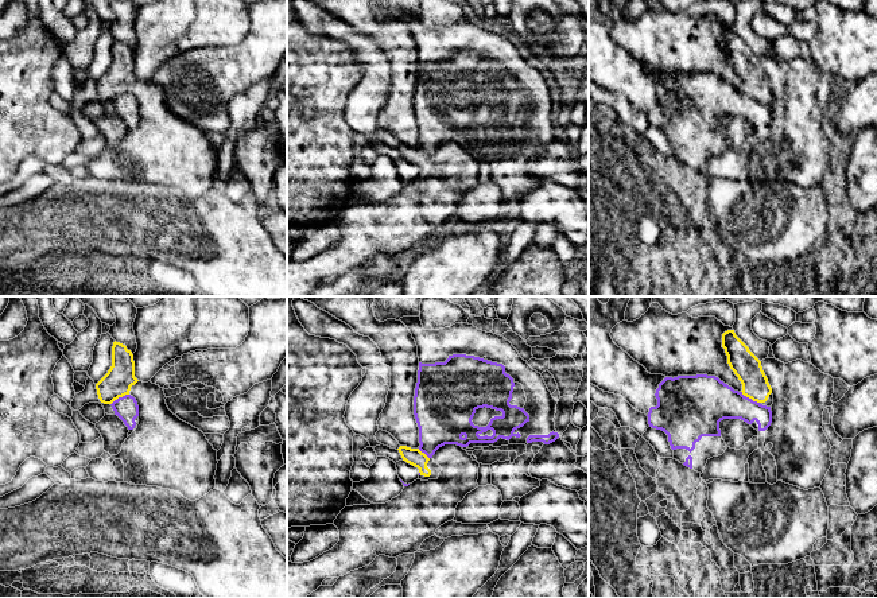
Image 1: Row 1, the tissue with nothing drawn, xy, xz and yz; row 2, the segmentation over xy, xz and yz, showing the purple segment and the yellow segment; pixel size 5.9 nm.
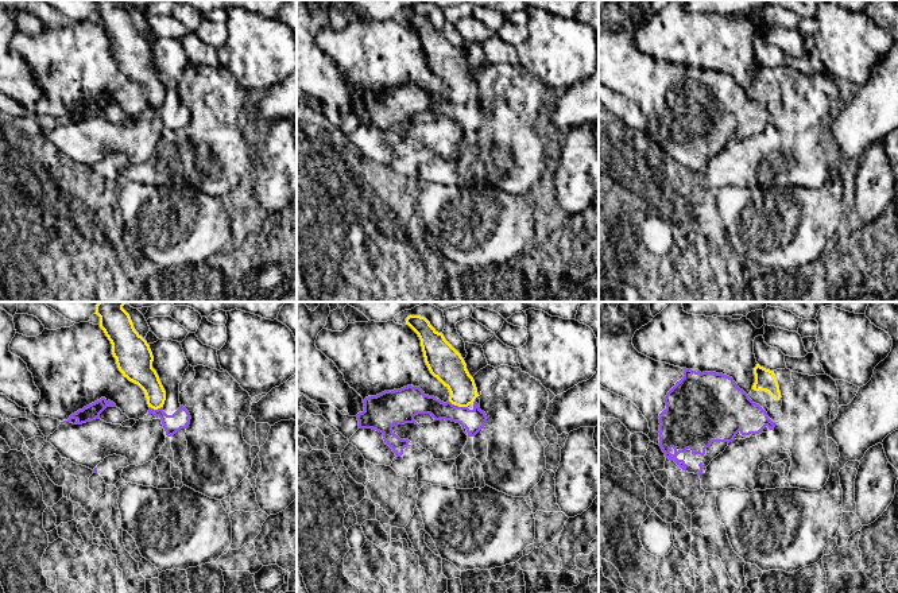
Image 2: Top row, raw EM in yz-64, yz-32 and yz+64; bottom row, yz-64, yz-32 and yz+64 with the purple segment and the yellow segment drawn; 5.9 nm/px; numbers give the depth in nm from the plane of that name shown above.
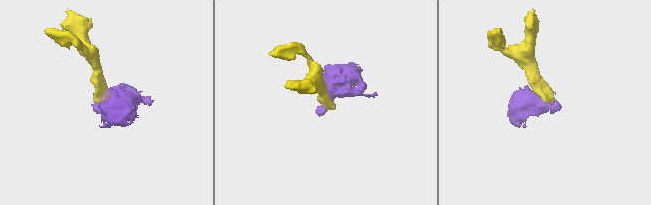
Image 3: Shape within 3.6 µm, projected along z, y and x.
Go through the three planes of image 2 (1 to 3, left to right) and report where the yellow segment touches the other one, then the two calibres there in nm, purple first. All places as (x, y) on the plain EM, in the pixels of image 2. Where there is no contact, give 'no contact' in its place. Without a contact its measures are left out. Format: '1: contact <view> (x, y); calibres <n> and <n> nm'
1: contact yz-64 (155, 108); calibres 110 and 150 nm
2: contact yz-32 (457, 104); calibres 150 and 200 nm
3: no contact

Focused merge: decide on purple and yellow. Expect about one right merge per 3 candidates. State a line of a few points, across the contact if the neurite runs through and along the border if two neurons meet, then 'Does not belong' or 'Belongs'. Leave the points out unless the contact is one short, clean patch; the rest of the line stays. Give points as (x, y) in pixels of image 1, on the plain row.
Line: yz (741, 89), (759, 101). Does not belong

